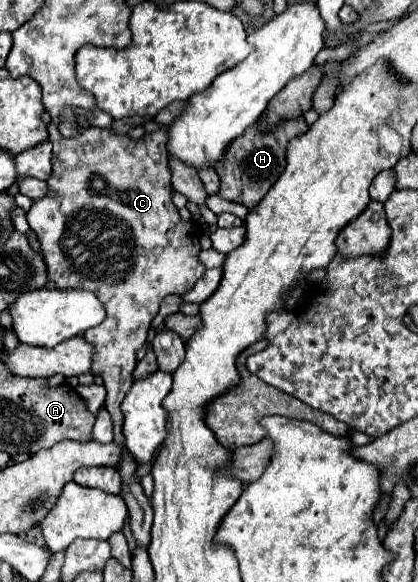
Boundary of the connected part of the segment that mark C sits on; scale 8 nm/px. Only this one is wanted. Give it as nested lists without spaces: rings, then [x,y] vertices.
[[[50,122],[48,132],[54,144],[52,174],[46,180],[48,194],[36,200],[26,216],[30,228],[38,234],[48,278],[62,290],[82,288],[94,292],[106,308],[104,322],[84,332],[84,338],[94,346],[92,372],[102,376],[106,386],[106,408],[114,420],[114,442],[124,446],[120,404],[132,386],[136,352],[146,344],[160,302],[168,294],[182,296],[204,274],[206,268],[198,260],[200,236],[194,222],[184,222],[172,204],[166,132],[146,134],[138,142],[128,134],[116,134],[112,128],[86,128],[80,136],[64,138],[58,132],[58,124]]]

